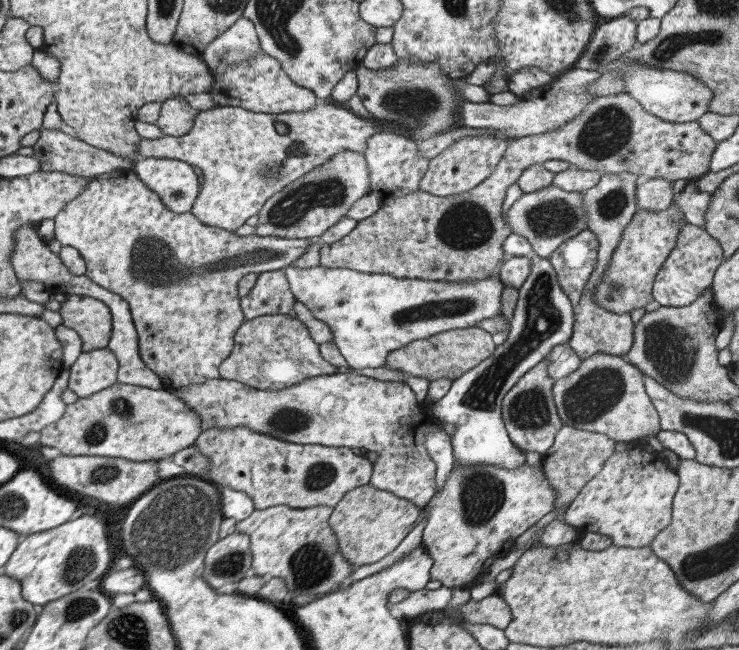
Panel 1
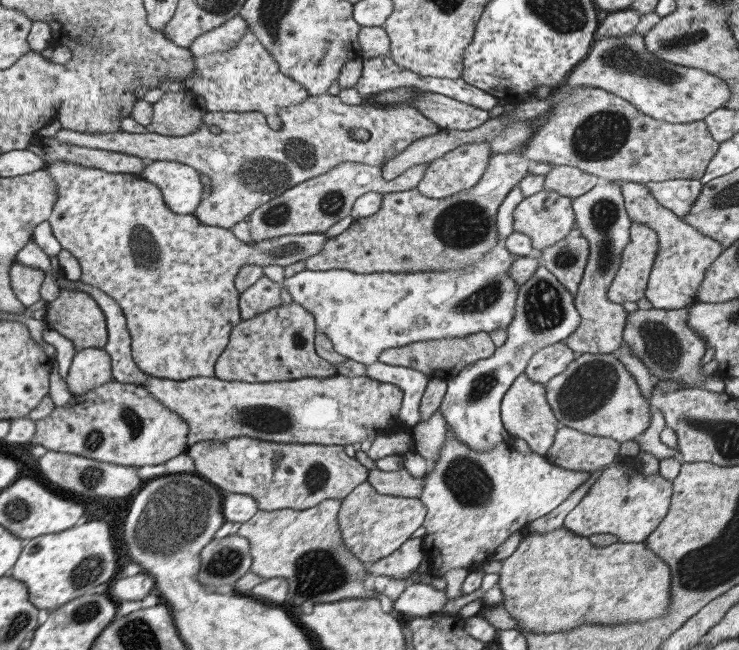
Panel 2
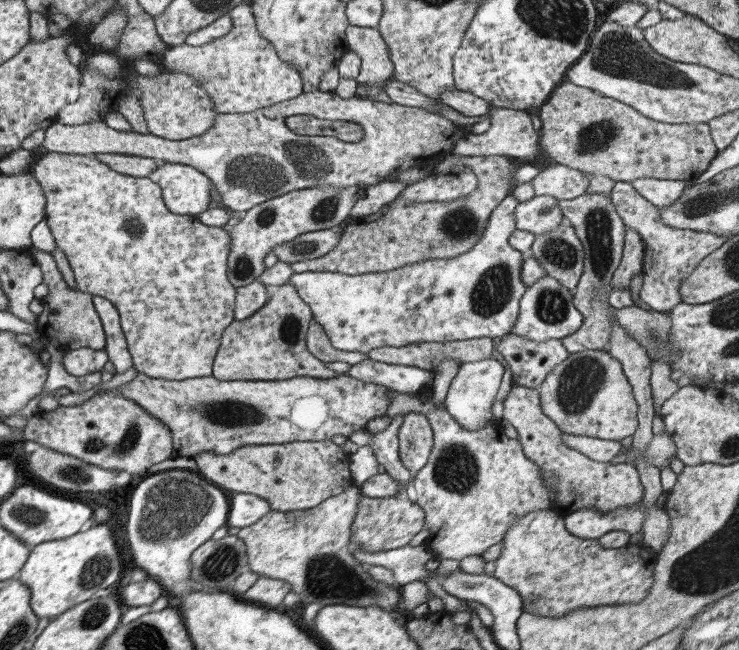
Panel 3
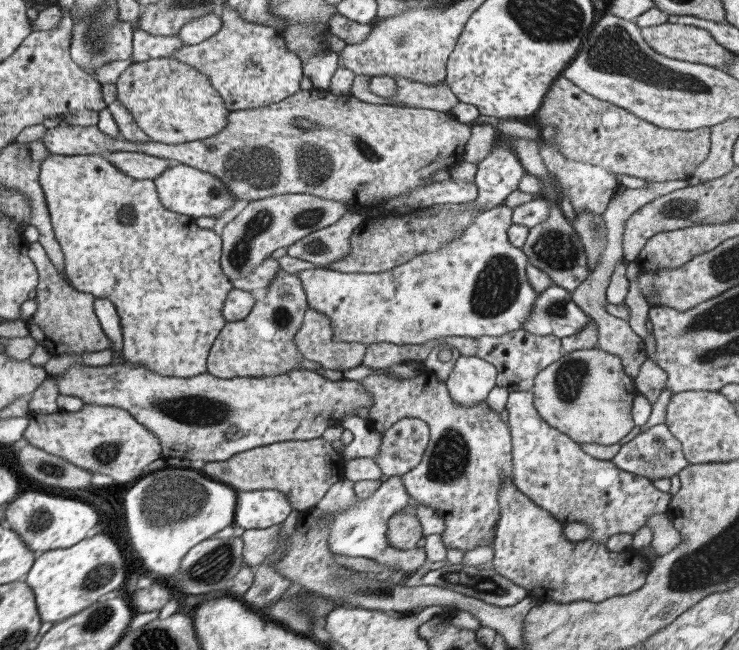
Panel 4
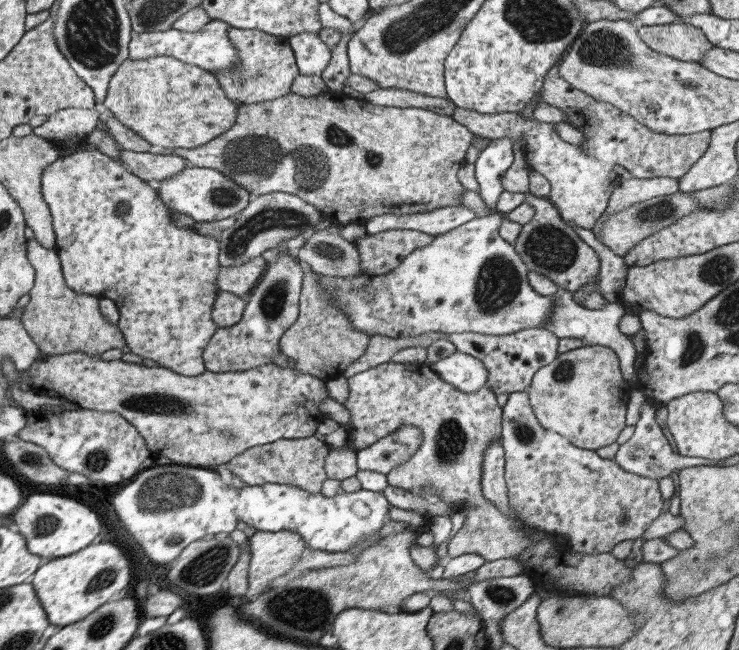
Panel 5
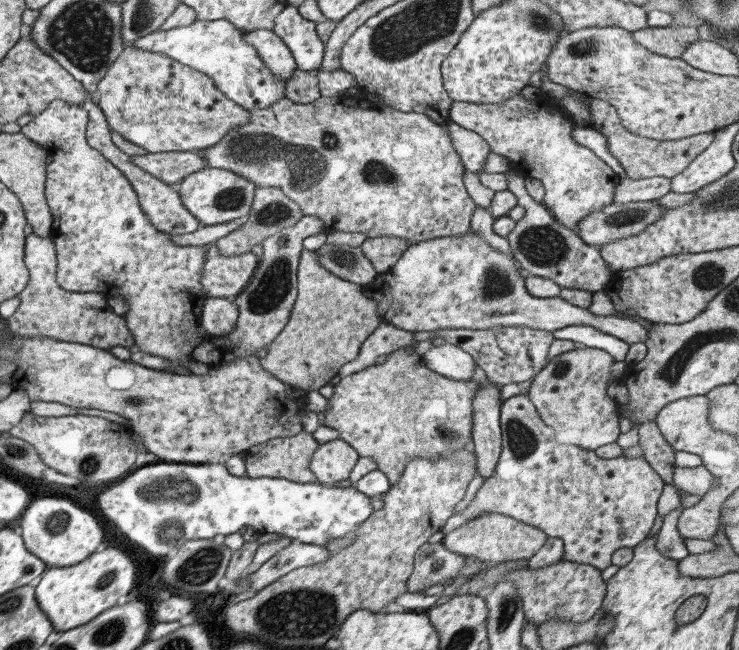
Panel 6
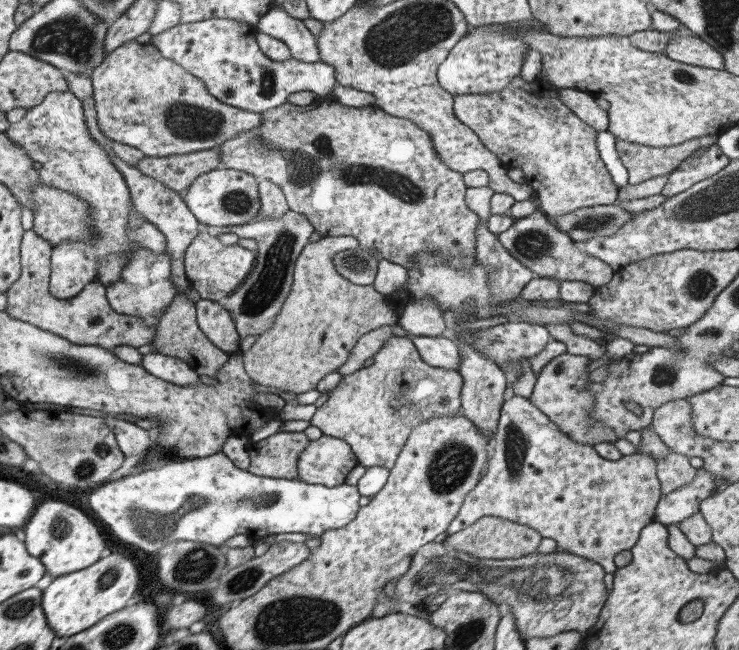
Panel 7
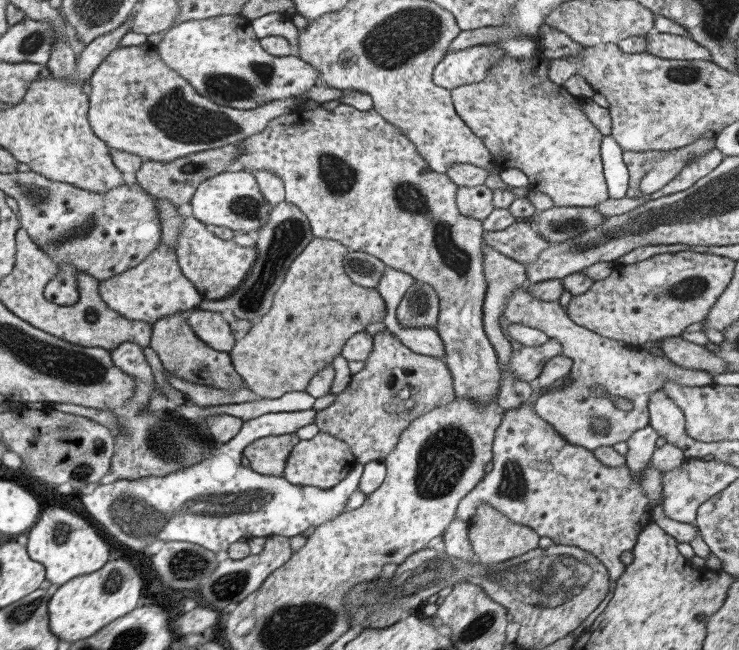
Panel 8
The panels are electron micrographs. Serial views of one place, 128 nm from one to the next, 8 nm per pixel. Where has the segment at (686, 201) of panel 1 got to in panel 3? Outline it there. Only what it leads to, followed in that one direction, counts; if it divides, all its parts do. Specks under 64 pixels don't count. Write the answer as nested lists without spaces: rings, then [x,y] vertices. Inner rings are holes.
[[[635,178],[630,186],[654,207],[661,208],[673,204],[685,188],[692,182],[679,180],[655,180],[655,178]]]

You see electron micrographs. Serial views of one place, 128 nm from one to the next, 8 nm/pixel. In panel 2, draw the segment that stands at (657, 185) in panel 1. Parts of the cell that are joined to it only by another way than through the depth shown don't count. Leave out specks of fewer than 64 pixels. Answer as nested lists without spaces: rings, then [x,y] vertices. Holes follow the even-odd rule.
[[[619,182],[626,213],[630,221],[651,227],[657,233],[658,248],[647,279],[644,297],[653,308],[677,310],[695,302],[697,287],[707,267],[719,256],[721,245],[683,222],[673,212],[661,206],[643,184]]]

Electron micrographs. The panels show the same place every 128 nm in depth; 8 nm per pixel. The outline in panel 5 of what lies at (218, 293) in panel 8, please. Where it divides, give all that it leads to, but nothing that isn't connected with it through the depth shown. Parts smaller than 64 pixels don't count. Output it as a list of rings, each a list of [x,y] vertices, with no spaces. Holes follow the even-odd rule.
[[[259,255],[239,266],[220,266],[216,276],[219,292],[230,292],[245,299],[260,279],[266,265],[265,259]]]

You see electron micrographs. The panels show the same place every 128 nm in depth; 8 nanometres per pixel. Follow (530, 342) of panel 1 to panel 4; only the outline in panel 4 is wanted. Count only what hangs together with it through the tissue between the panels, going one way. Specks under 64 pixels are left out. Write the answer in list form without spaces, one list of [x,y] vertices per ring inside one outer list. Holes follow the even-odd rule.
[[[551,284],[538,293],[520,328],[531,334],[562,339],[575,335],[589,319],[571,300],[571,292]],[[459,355],[444,384],[453,403],[469,407],[485,401],[495,381],[492,364],[475,355]]]

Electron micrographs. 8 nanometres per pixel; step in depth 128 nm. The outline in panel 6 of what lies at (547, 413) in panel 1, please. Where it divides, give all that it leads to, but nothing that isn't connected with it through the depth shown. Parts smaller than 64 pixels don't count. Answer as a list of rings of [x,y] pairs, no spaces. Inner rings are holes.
[[[525,394],[500,405],[501,451],[494,473],[485,478],[471,503],[442,526],[445,535],[485,513],[510,516],[522,524],[561,538],[562,559],[588,564],[602,571],[617,548],[634,547],[646,538],[656,518],[656,504],[664,480],[641,459],[601,459],[593,451],[557,440]]]

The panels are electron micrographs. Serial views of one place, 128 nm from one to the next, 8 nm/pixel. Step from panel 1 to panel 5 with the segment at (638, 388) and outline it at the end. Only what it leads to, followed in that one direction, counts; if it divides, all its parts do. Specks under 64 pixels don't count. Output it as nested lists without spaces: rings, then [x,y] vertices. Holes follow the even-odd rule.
[[[583,345],[581,348],[557,353],[556,357],[533,373],[529,384],[528,402],[538,423],[549,432],[566,438],[572,446],[595,451],[616,442],[617,435],[625,428],[627,402],[632,392],[623,380],[617,355],[601,345]]]

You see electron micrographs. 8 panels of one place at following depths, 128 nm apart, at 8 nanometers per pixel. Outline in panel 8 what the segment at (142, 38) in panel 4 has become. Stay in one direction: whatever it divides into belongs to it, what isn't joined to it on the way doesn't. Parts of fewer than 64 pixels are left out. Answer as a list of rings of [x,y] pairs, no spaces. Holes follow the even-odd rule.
[[[240,14],[213,16],[203,20],[186,20],[175,27],[171,26],[155,46],[155,50],[166,66],[182,76],[197,94],[205,96],[215,104],[225,104],[229,108],[239,110],[257,108],[269,101],[281,100],[306,92],[315,86],[318,80],[318,72],[295,54],[271,56],[264,52],[252,31],[250,20]]]

